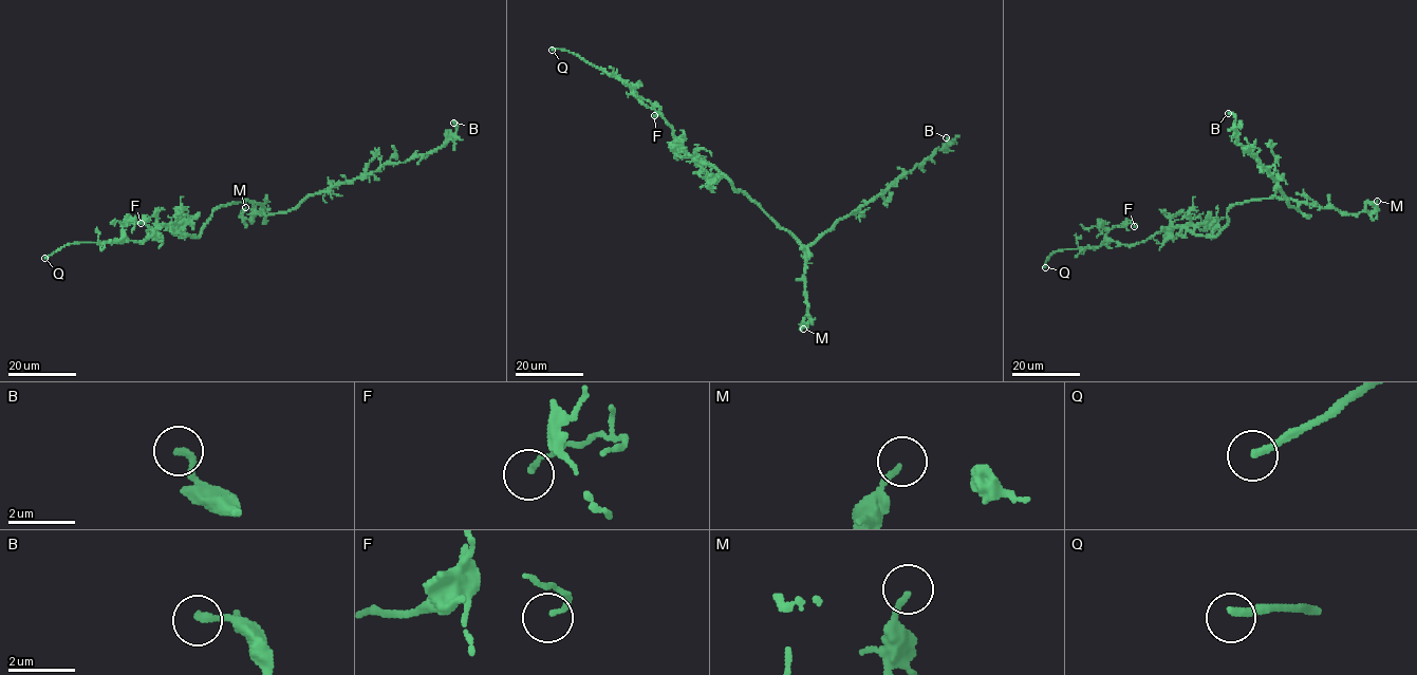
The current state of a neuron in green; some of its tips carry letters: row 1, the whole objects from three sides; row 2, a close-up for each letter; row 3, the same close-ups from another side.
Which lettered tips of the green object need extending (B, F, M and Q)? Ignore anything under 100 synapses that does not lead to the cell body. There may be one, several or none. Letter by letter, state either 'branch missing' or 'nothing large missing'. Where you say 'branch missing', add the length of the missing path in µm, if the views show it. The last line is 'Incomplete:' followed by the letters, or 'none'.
B: nothing large missing
F: nothing large missing
M: nothing large missing
Q: branch missing; about 60 µm are missing
Incomplete: Q

